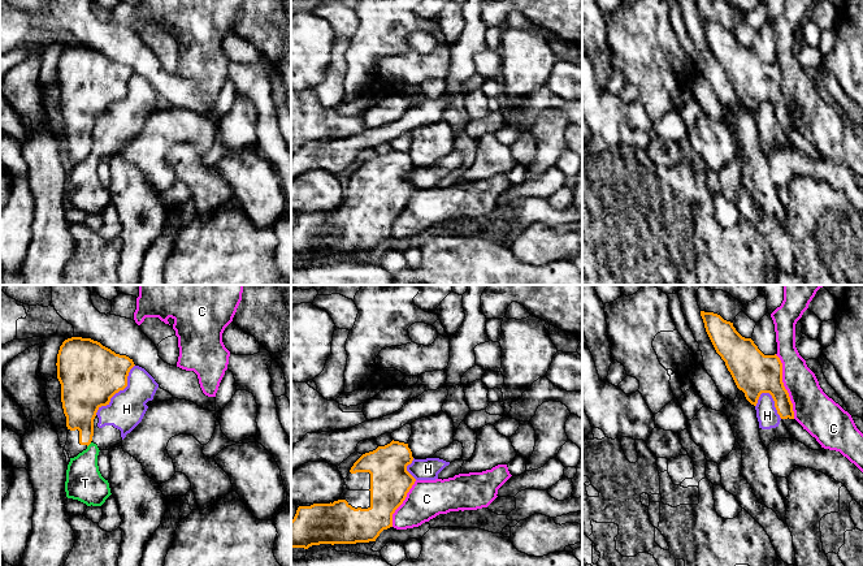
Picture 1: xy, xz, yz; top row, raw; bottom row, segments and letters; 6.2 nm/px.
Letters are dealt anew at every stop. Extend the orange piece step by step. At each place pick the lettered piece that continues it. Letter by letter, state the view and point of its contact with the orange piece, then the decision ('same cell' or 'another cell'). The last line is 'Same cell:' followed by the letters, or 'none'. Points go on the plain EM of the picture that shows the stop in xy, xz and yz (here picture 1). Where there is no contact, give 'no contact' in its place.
C: meets orange in yz at (784, 95); another cell
H: meets orange in xy at (120, 98); another cell
T: meets orange in xy at (89, 152); another cell
Same cell: none

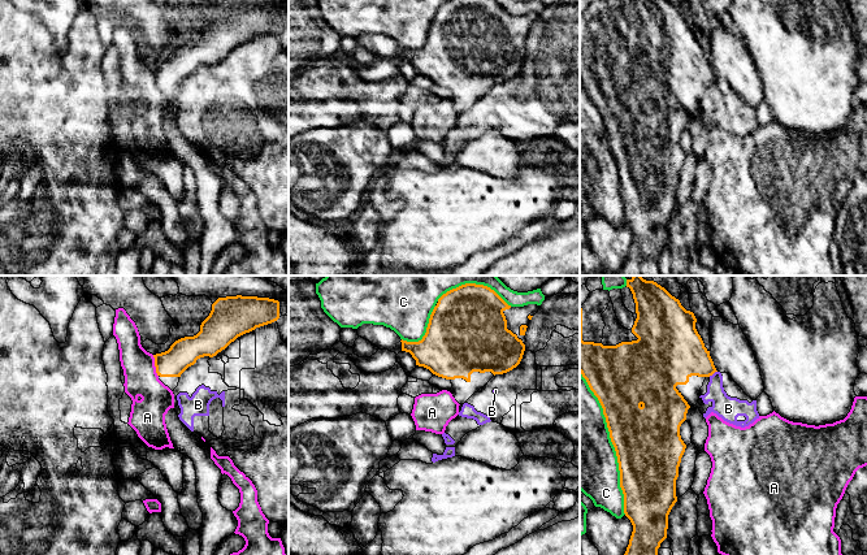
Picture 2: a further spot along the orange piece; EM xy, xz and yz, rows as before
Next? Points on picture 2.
A: meets orange in xy at (155, 74); another cell
B: meets orange in yz at (712, 82); another cell
C: meets orange in yz at (611, 150); another cell
Same cell: none

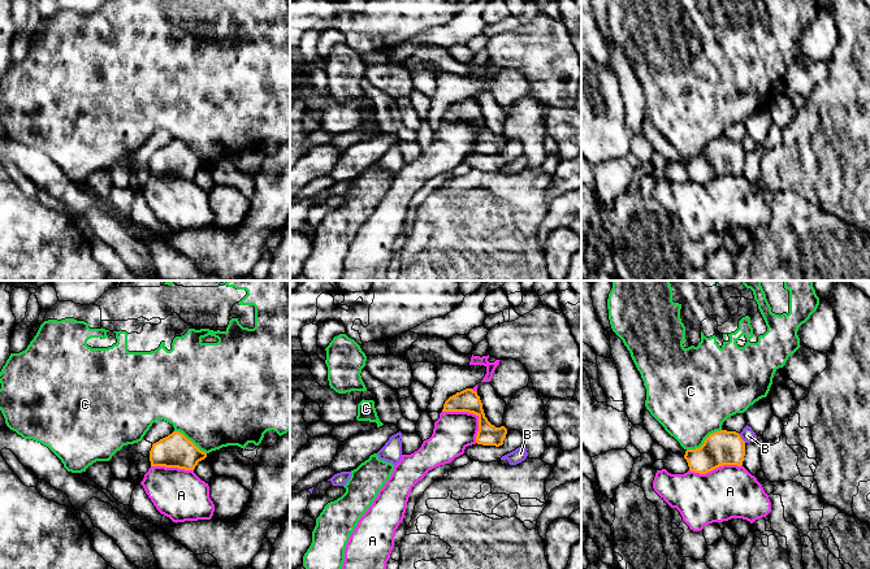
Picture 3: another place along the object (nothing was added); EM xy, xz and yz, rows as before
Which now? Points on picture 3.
A: meets orange in xz at (472, 121); another cell
B: meets orange in yz at (740, 147); another cell
C: meets orange in yz at (704, 151); another cell
Same cell: none

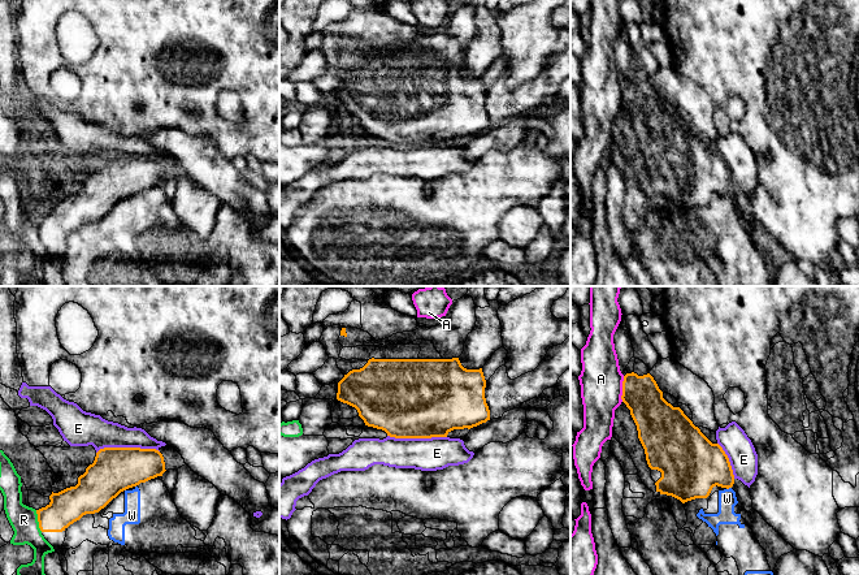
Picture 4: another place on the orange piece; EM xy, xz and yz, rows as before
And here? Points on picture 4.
A: meets orange in yz at (623, 98); another cell
E: meets orange in xy at (128, 156); another cell
R: meets orange in xy at (38, 229); another cell
W: meets orange in yz at (728, 197); another cell
Same cell: none

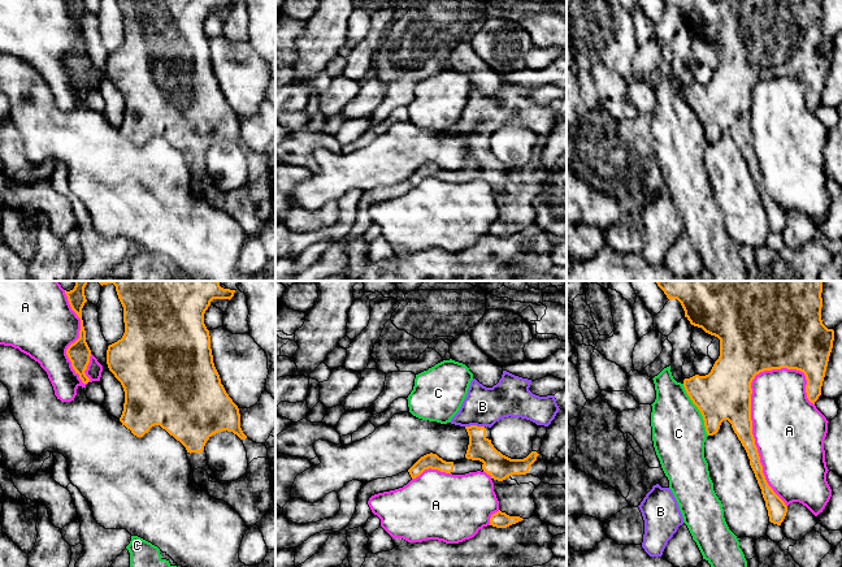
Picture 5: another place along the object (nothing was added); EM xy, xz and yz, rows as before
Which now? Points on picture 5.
A: meets orange in yz at (751, 137); another cell
B: meets orange in xz at (474, 134); same cell
C: meets orange in yz at (698, 117); another cell
Same cell: B

